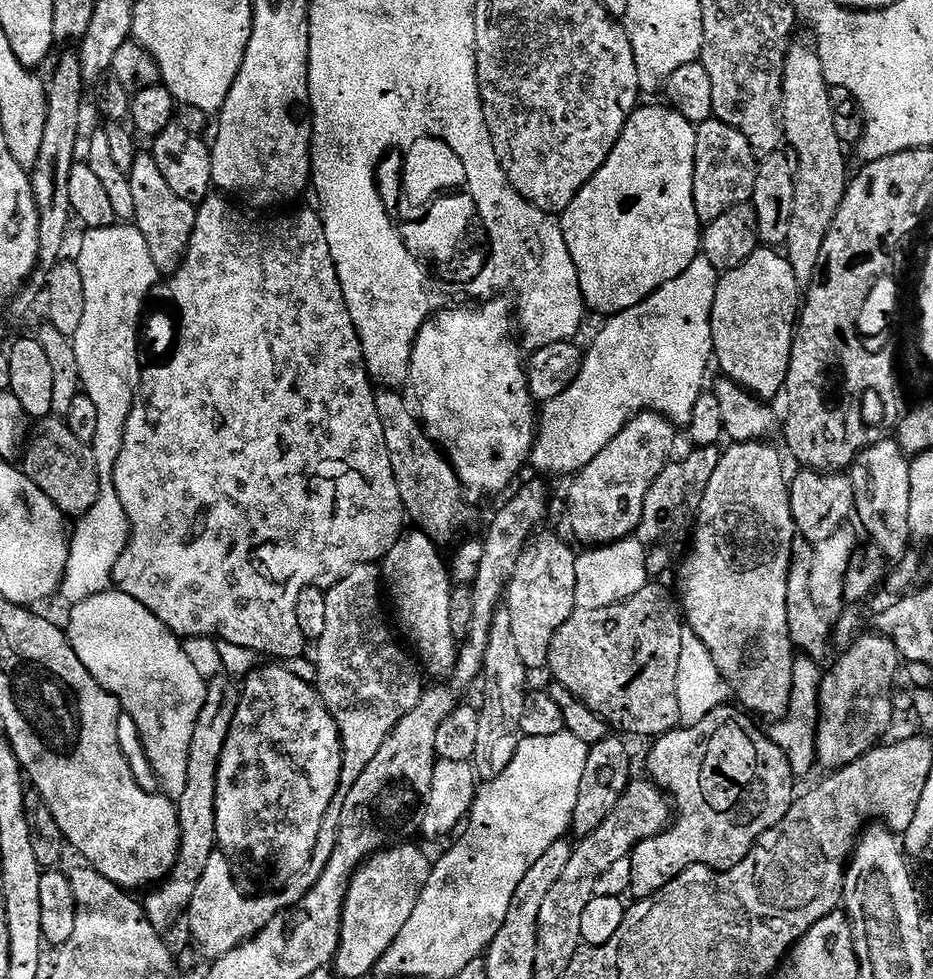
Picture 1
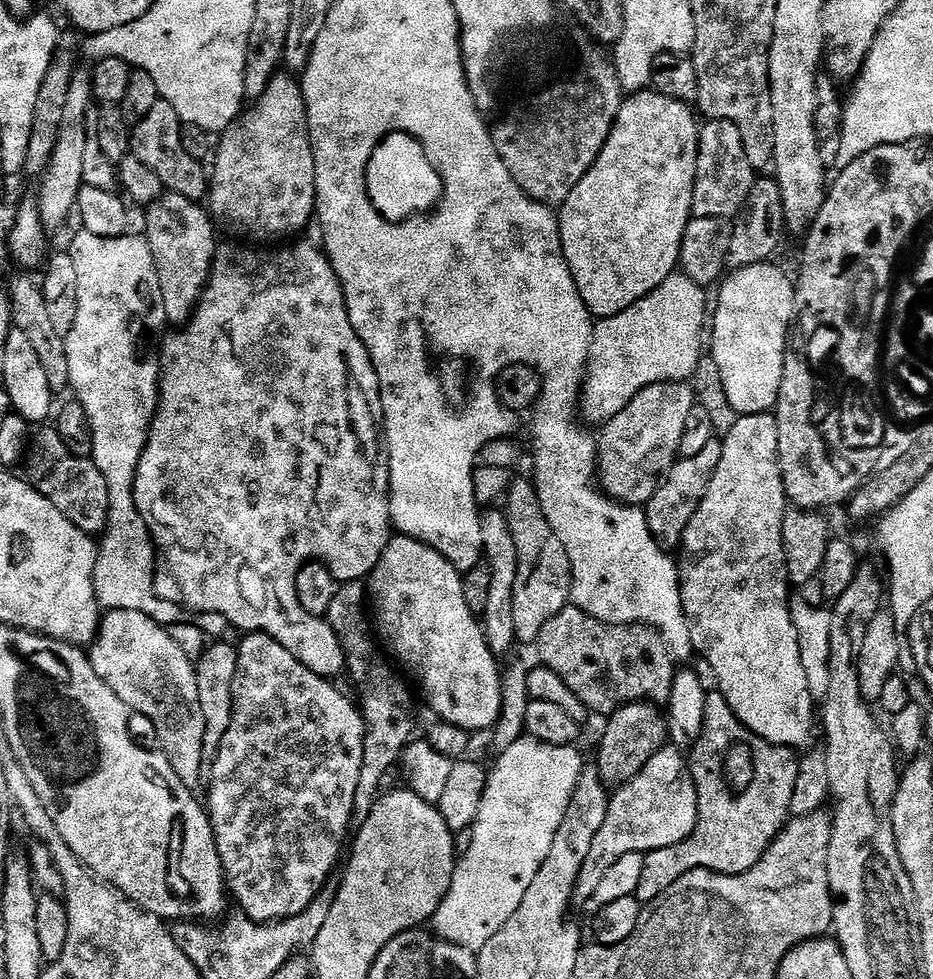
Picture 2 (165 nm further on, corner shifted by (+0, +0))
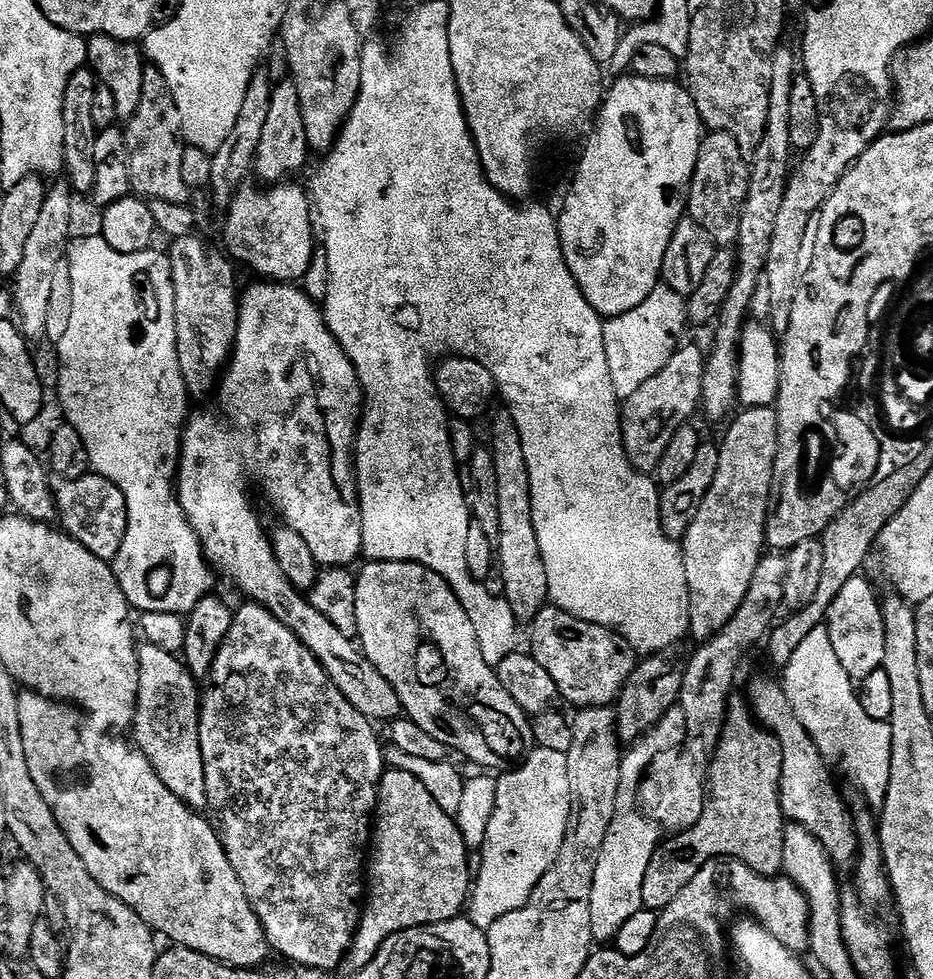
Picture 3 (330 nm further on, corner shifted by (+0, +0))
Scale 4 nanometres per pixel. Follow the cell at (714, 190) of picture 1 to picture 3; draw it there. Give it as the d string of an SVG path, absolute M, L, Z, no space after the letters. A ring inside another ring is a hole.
M709 131L701 140L698 162L694 166L694 178L688 188L686 212L691 220L702 226L702 230L706 230L706 234L710 234L710 238L716 241L717 245L732 246L738 238L738 222L742 222L742 206L746 206L749 167L749 161L742 156L738 142L730 134Z

